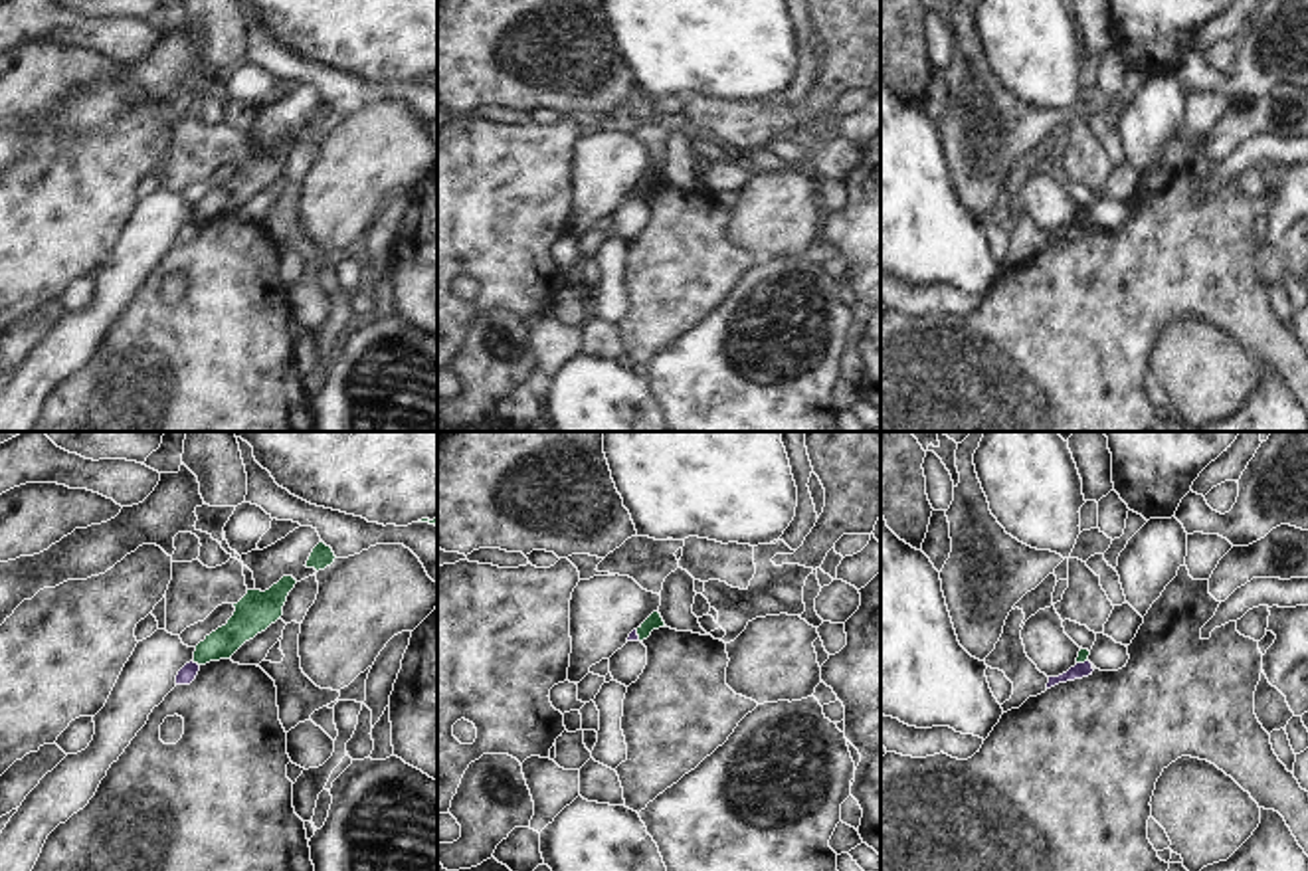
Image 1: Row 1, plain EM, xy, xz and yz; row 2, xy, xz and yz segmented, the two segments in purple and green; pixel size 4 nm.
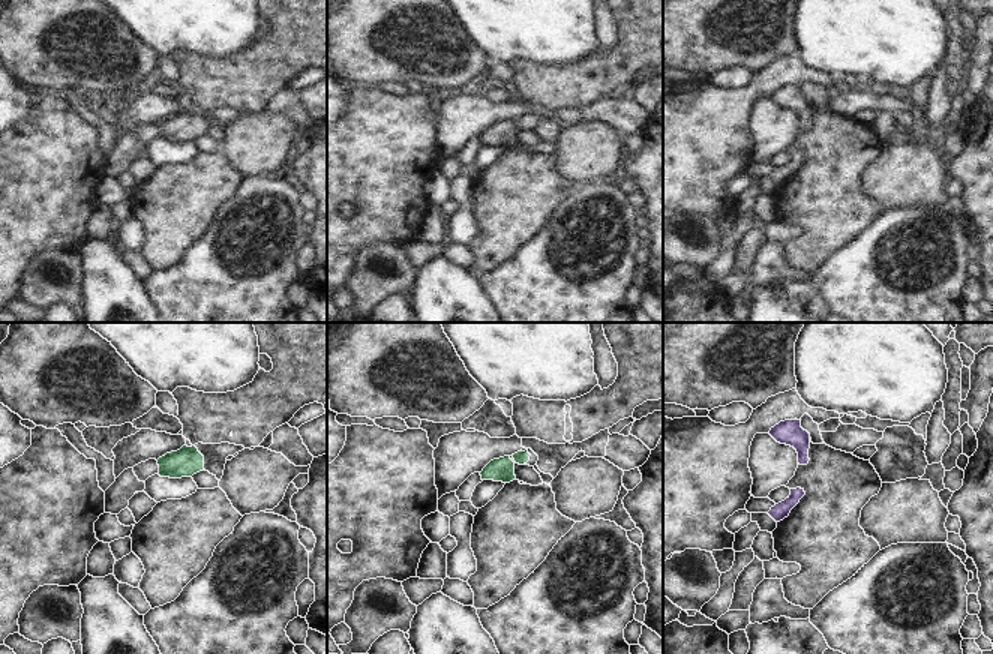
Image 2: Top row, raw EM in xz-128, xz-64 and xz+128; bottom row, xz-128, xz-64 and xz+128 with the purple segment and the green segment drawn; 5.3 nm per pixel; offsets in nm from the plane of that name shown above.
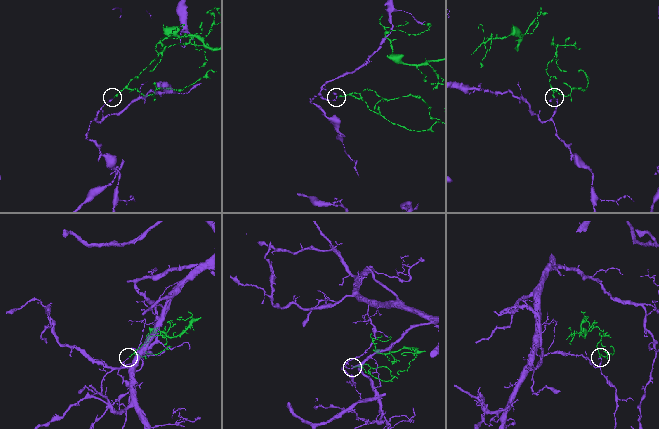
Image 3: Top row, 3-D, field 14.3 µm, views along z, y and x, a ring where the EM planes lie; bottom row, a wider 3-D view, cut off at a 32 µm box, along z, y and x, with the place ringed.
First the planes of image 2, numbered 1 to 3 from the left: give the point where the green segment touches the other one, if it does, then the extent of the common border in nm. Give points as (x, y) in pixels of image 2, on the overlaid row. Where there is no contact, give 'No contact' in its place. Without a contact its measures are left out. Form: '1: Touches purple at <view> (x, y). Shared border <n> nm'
1: No contact
2: No contact
3: No contact.

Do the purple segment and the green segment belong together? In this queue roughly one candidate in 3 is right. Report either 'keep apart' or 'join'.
keep apart

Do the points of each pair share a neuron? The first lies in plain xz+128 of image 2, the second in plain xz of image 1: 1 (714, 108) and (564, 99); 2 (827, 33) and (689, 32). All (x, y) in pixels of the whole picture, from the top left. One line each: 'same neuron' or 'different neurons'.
1: different neurons
2: same neuron

